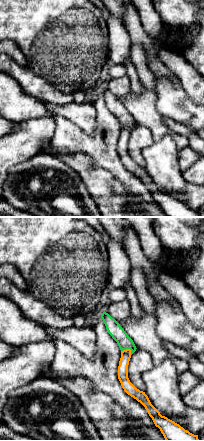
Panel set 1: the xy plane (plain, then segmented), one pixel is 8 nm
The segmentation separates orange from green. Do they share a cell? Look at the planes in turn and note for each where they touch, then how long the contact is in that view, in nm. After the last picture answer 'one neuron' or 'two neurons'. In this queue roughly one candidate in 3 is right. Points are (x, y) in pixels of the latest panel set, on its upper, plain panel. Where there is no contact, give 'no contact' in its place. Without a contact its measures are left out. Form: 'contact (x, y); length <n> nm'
contact (128, 125); length 90 nm

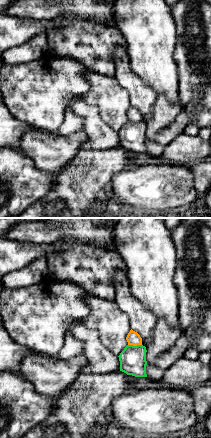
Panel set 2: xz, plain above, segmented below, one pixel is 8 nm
contact (135, 121); length 110 nm

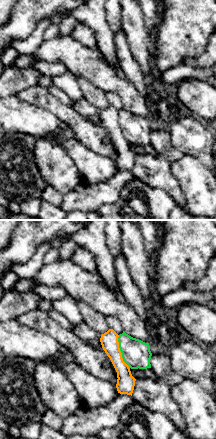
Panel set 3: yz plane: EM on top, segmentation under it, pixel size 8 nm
contact (120, 128); length 280 nm

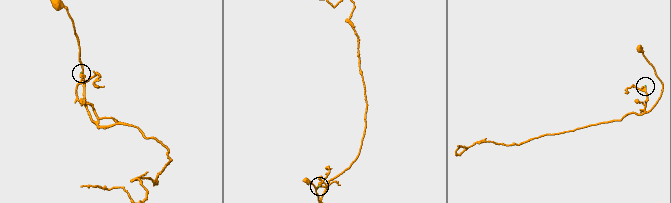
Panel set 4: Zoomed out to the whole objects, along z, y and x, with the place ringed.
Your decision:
two neurons

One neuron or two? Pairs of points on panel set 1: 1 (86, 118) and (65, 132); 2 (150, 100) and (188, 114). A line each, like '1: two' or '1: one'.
1: two
2: two

